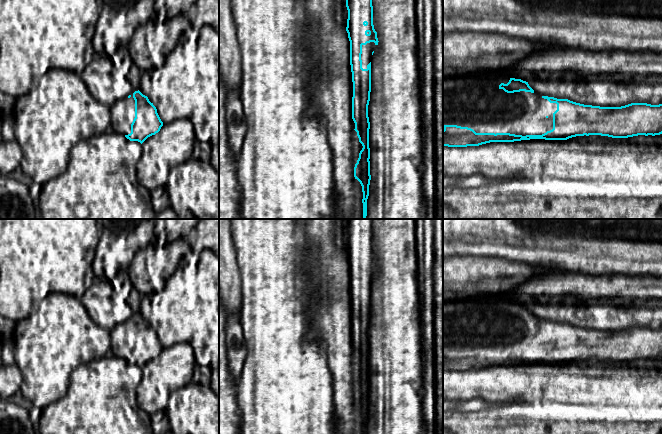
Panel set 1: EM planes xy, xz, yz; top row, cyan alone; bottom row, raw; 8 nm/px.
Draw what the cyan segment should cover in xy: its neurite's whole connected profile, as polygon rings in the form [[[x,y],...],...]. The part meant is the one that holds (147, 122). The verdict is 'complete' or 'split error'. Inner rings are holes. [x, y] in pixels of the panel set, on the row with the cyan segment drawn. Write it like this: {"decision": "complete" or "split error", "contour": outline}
{"decision": "split error", "contour": [[[139,90],[110,107],[113,132],[141,144],[163,126],[156,107]]]}

